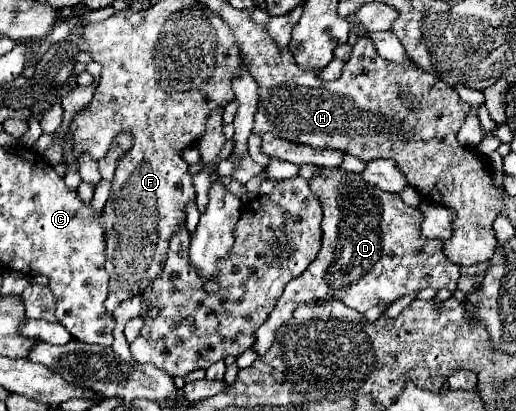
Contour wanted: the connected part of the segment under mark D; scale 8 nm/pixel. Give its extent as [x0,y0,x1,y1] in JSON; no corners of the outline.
[252,167,460,357]

